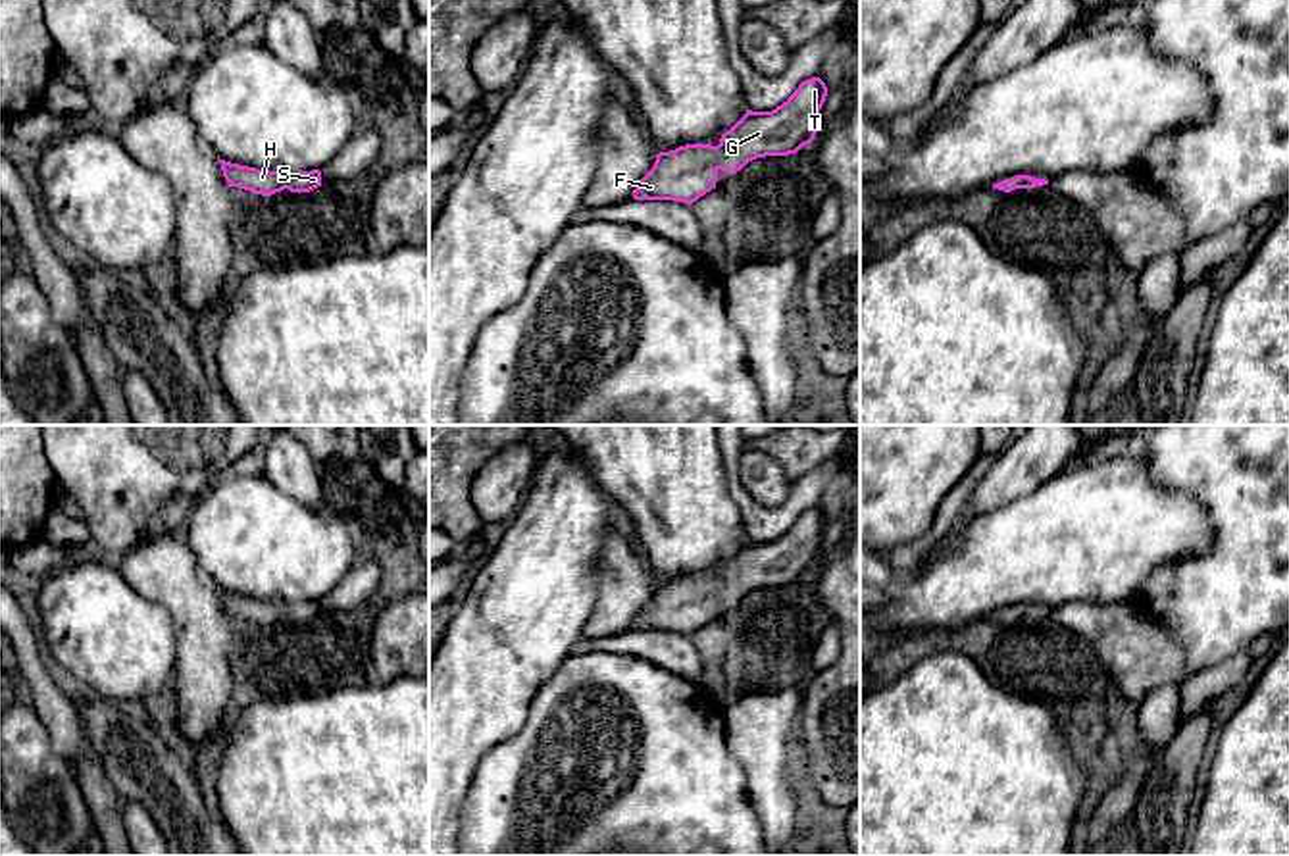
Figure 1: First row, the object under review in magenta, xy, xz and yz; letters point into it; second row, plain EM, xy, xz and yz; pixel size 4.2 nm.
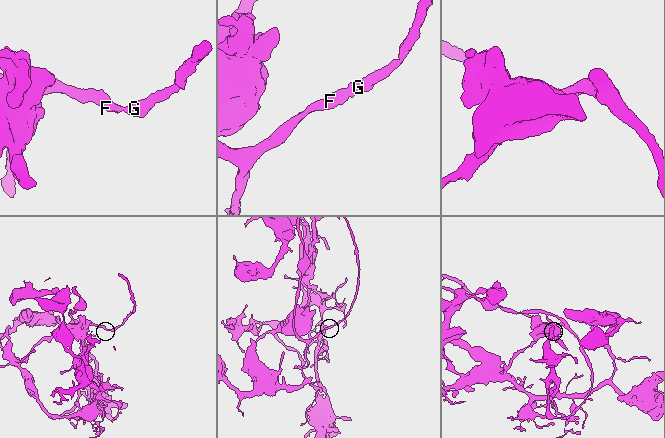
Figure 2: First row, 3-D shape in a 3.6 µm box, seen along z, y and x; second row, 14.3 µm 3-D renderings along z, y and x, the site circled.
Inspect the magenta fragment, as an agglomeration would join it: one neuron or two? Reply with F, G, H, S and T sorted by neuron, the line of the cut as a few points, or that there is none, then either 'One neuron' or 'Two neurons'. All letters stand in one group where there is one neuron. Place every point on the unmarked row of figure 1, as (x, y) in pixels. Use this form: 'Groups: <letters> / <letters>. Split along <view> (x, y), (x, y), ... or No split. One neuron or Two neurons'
Groups: F G H S T. No split. One neuron

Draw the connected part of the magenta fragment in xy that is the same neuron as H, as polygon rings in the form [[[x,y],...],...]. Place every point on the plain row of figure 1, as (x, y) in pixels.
[[[219,591],[223,608],[229,617],[240,617],[254,625],[271,627],[289,619],[291,623],[310,623],[321,617],[321,602],[279,604]]]

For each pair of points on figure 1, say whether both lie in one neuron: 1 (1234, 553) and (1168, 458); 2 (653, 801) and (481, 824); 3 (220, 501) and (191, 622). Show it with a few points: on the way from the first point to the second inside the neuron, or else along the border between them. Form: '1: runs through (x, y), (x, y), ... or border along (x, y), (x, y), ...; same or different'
1: runs through (1234, 528), (1234, 516), (1193, 476); same
2: runs through (645, 724), (589, 678), (530, 747); same
3: border along (183, 533), (199, 572), (216, 589); different

